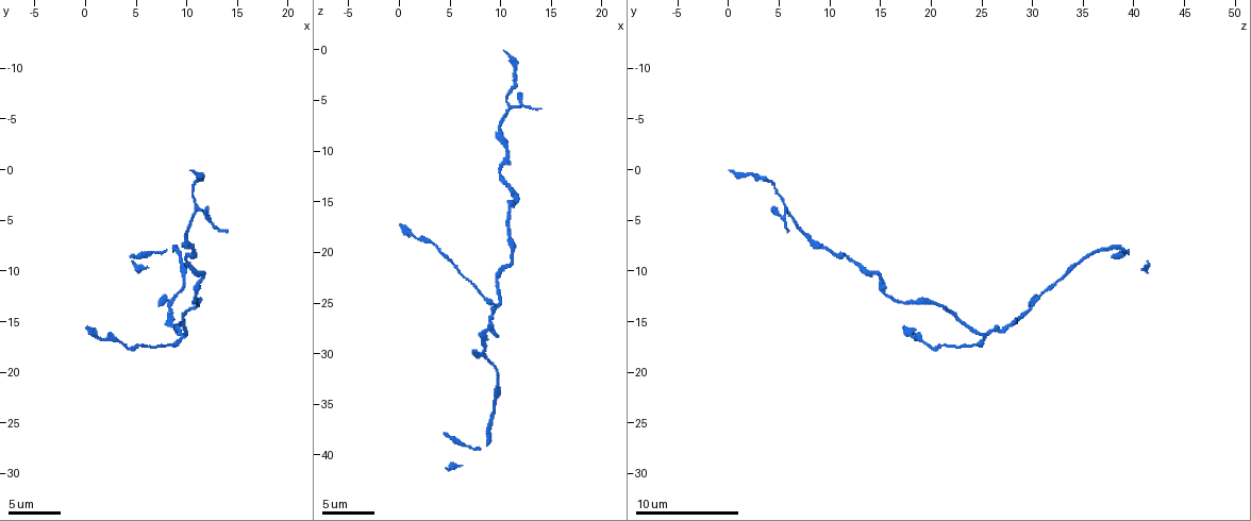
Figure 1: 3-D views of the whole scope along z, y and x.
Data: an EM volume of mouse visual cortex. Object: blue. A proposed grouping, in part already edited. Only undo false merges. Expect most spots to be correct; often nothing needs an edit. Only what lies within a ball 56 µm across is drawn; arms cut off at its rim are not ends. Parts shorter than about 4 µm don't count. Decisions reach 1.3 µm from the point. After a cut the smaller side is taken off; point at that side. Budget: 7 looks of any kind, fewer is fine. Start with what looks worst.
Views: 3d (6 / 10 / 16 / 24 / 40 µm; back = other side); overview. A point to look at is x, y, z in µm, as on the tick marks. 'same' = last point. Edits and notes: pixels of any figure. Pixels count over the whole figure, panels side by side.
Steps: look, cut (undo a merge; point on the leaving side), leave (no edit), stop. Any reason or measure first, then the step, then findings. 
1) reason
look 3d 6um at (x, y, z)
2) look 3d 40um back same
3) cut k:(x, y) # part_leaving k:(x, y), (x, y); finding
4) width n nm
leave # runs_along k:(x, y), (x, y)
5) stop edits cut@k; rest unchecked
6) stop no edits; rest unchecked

looks like a crossing
look 3d 10um at (11.6, 3.8, 5.4)

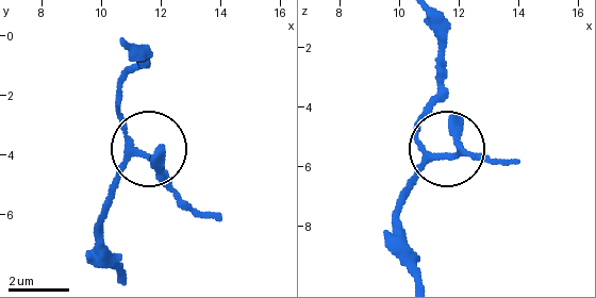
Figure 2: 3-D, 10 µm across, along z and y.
leave # runs_along 2:(414, 274), (398, 205), (414, 175), (444, 151), (495, 160); all the same neuron

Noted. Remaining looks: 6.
arms part here
look 3d 16um at (9.8, 16.4, 25.4)

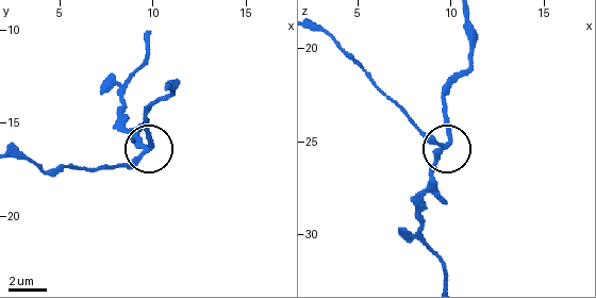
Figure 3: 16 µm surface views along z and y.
arms 3
leave # runs_along 3:(460, 76), (445, 102), (445, 145), (431, 141), (413, 122); continuous, no second neuron

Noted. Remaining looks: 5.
narrows sharply
look 3d 10um at (10.0, 9.0, 12.2)

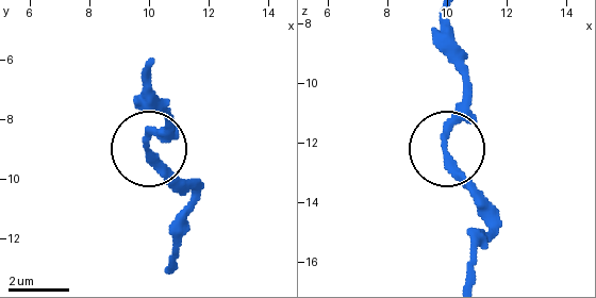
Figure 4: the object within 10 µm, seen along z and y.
leave # one neuron here

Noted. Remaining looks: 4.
sudden change in width
look 3d 6um at (9.8, 10.8, 32.4)

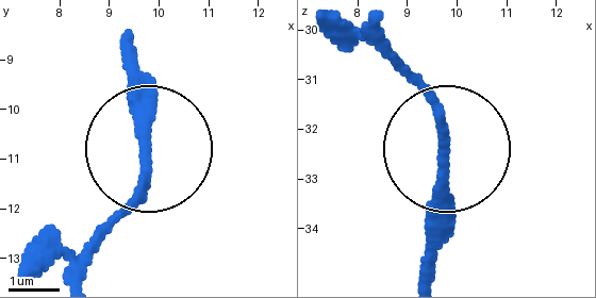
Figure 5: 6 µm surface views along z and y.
width 190 nm
leave # runs_along 5:(379, 20), (443, 135), (430, 270); continuous, no second neuron

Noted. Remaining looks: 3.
stop no edits; rest unchecked

